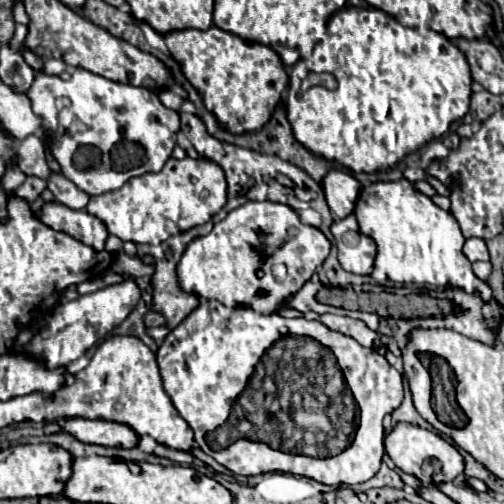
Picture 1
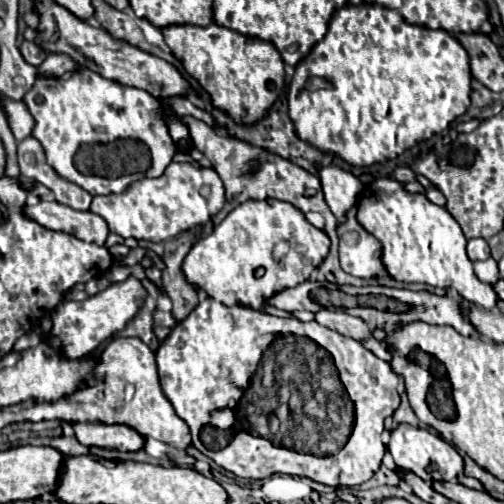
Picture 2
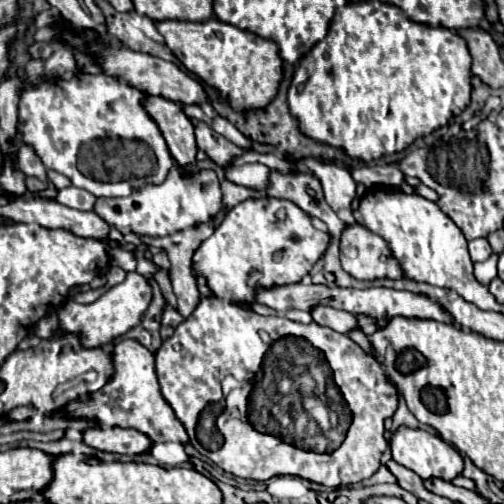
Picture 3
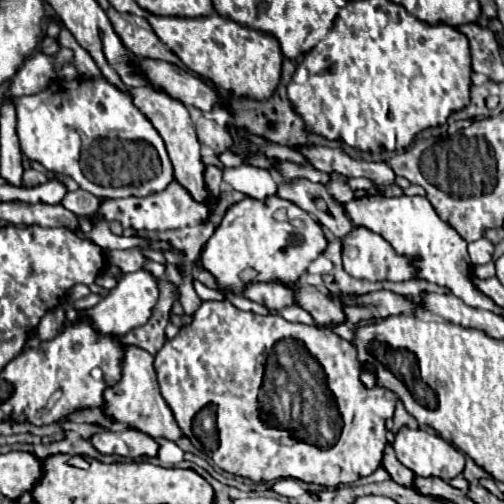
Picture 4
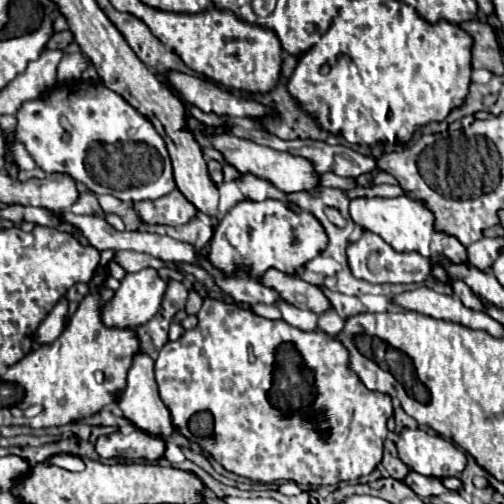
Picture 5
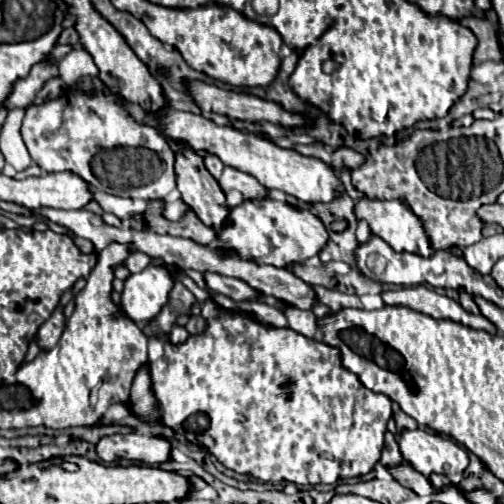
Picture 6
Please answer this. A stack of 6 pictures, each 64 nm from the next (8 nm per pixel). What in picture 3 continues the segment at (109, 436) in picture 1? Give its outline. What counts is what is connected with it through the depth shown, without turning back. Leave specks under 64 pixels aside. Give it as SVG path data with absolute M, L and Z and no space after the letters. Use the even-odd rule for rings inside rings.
M86 428L82 432L82 440L98 450L104 452L118 452L118 454L128 454L136 456L142 452L150 450L150 438L144 436L138 430L132 428Z

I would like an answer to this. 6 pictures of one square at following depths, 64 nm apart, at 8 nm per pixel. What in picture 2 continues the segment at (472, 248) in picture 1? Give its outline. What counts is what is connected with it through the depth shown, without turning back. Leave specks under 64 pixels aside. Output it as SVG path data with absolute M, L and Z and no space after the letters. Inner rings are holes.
M472 238L472 240L468 240L466 252L468 252L468 258L472 262L476 262L476 260L488 260L490 258L490 248L488 248L488 244L486 244L484 238Z

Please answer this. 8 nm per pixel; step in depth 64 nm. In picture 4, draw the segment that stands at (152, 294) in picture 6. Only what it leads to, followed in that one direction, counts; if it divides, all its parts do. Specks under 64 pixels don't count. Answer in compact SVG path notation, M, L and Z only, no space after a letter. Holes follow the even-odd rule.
M138 270L138 272L132 272L132 274L124 274L124 278L92 308L86 308L86 310L78 310L74 308L72 302L64 302L62 308L66 312L66 320L70 324L76 324L80 320L88 320L90 326L102 334L102 336L114 336L114 338L120 338L124 336L126 332L130 332L132 328L138 328L142 324L148 322L148 318L152 316L152 308L158 300L158 286L156 286L156 280L152 278L150 272L146 270Z

